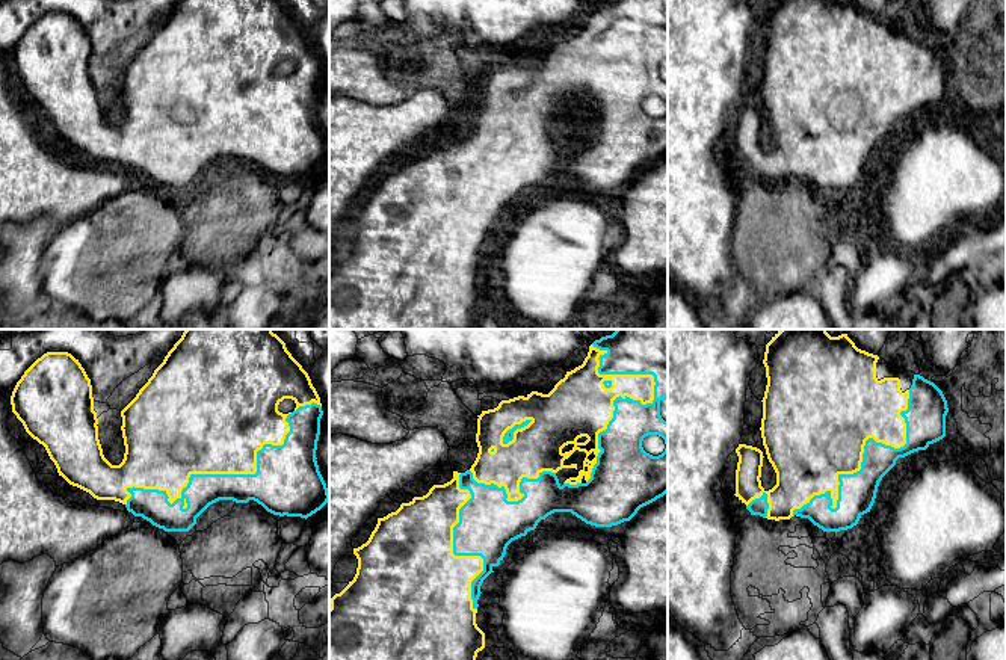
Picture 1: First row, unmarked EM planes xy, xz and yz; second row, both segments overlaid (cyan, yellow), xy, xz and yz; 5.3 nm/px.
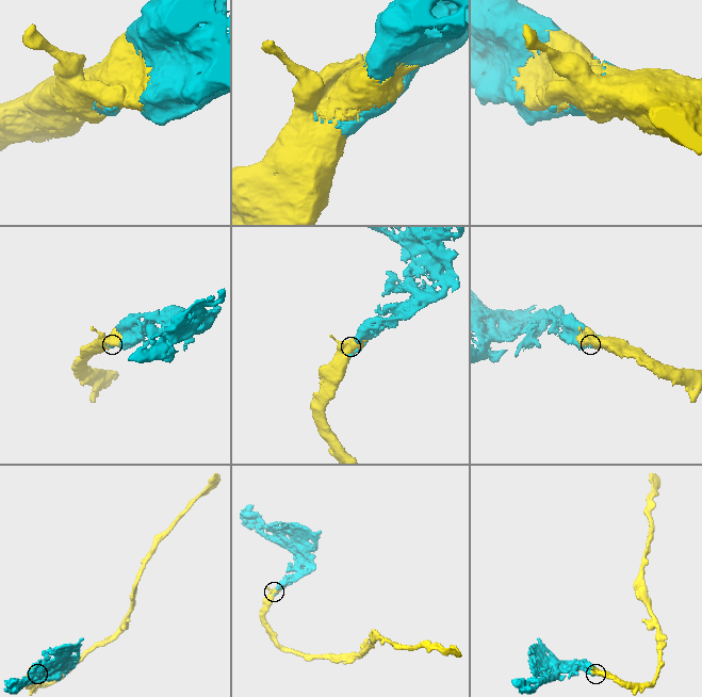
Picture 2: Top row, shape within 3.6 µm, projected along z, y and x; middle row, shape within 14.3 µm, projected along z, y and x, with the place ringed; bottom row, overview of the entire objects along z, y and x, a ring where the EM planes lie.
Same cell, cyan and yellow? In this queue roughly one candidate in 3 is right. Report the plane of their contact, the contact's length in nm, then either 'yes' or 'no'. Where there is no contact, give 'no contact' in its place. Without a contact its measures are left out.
contact in xy; length 1000 nm; yes

